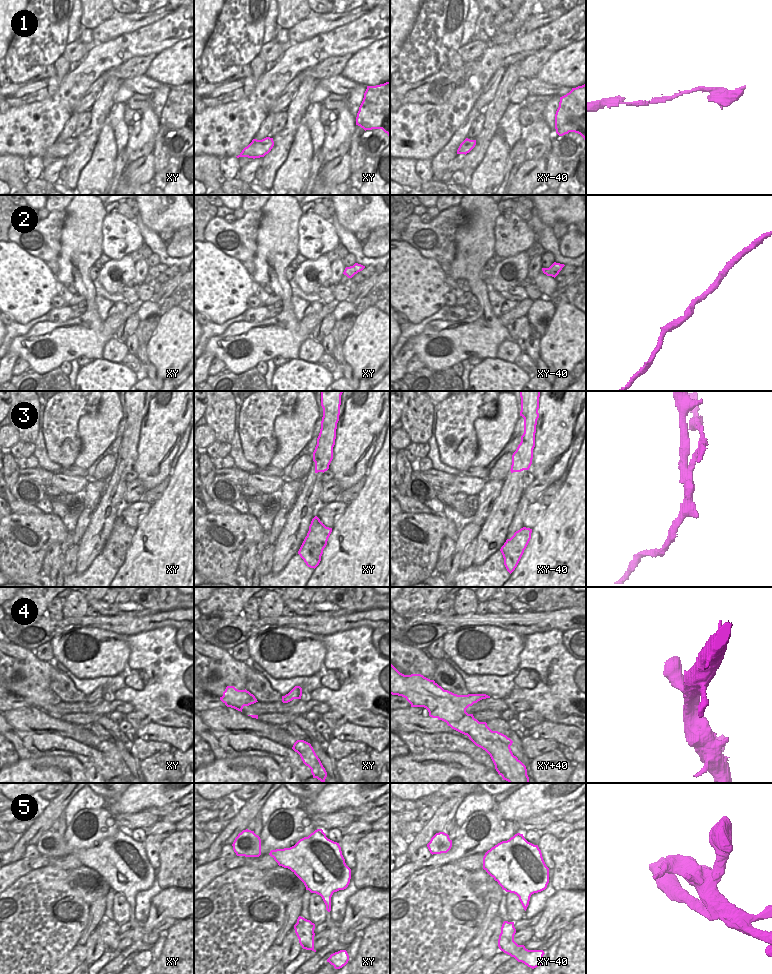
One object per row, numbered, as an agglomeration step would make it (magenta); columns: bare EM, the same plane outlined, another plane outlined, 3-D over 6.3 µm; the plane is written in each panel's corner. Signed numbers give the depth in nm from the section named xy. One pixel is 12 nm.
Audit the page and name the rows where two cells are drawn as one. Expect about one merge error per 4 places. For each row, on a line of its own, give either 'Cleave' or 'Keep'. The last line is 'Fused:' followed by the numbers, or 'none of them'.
1: Cleave
2: Keep
3: Cleave
4: Keep
5: Keep
Fused: 1, 3

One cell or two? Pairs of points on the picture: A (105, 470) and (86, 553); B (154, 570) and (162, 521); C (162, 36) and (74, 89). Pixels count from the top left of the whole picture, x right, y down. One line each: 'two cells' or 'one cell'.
A: two cells
B: one cell
C: one cell

